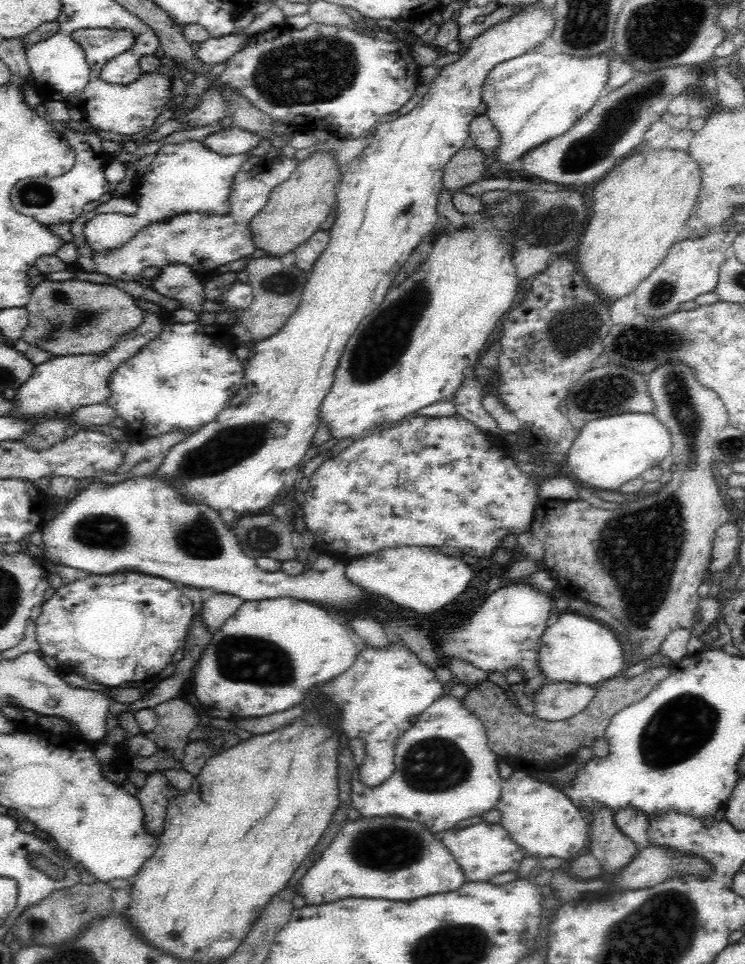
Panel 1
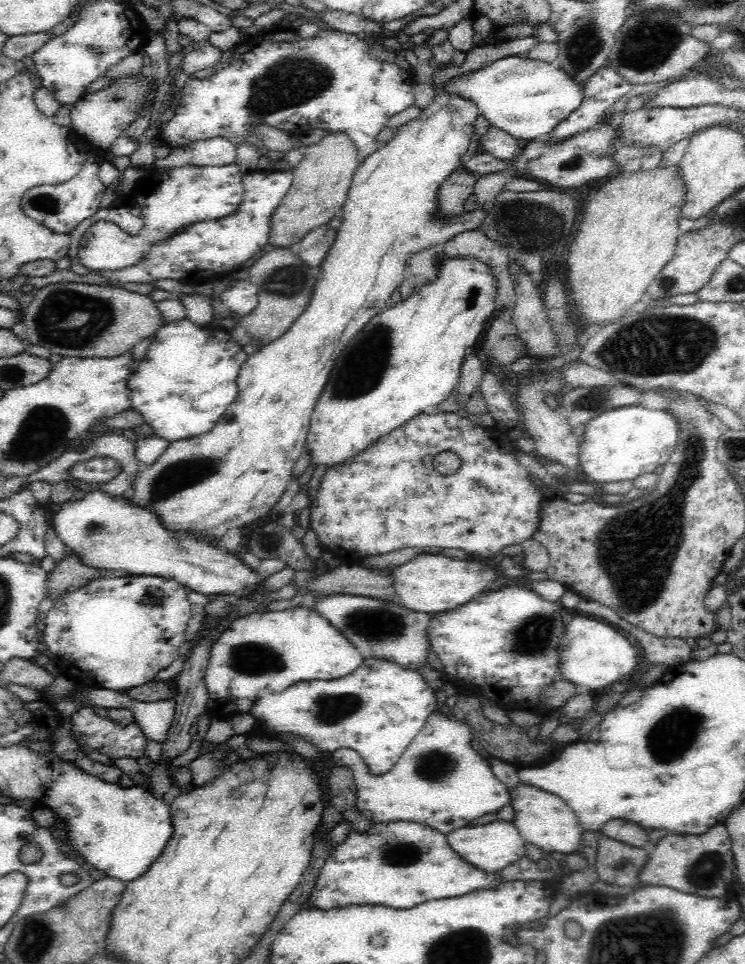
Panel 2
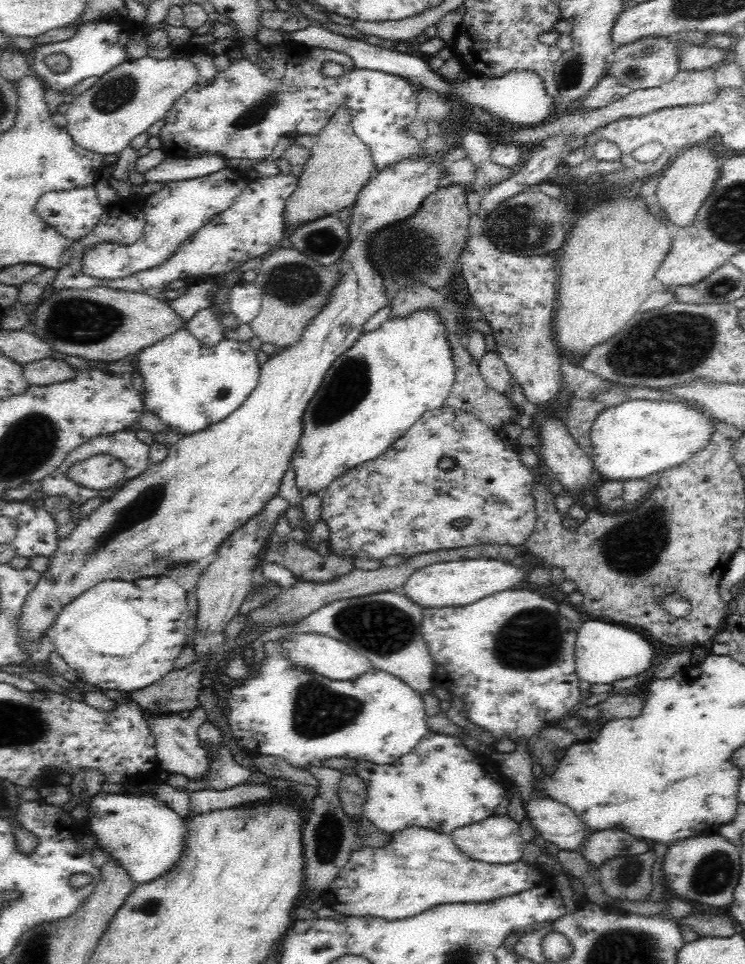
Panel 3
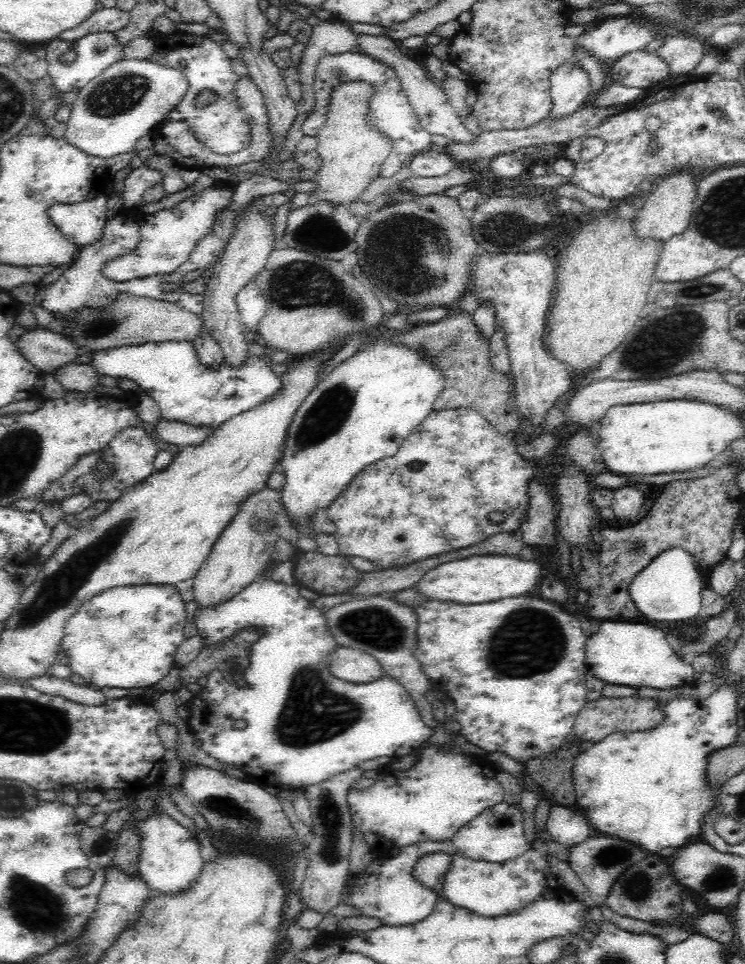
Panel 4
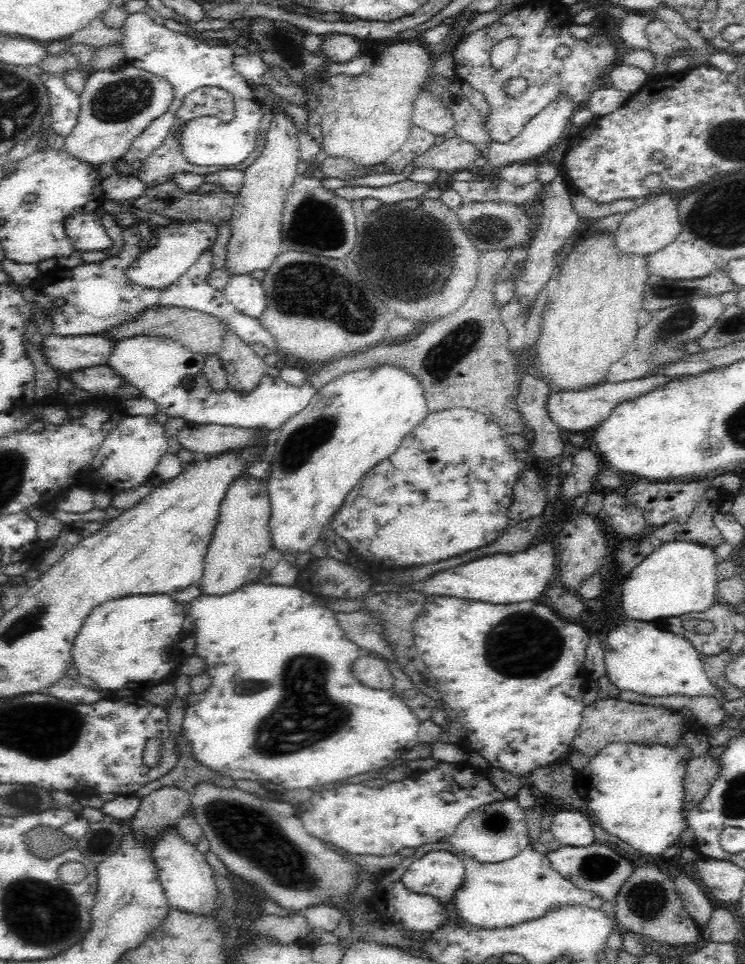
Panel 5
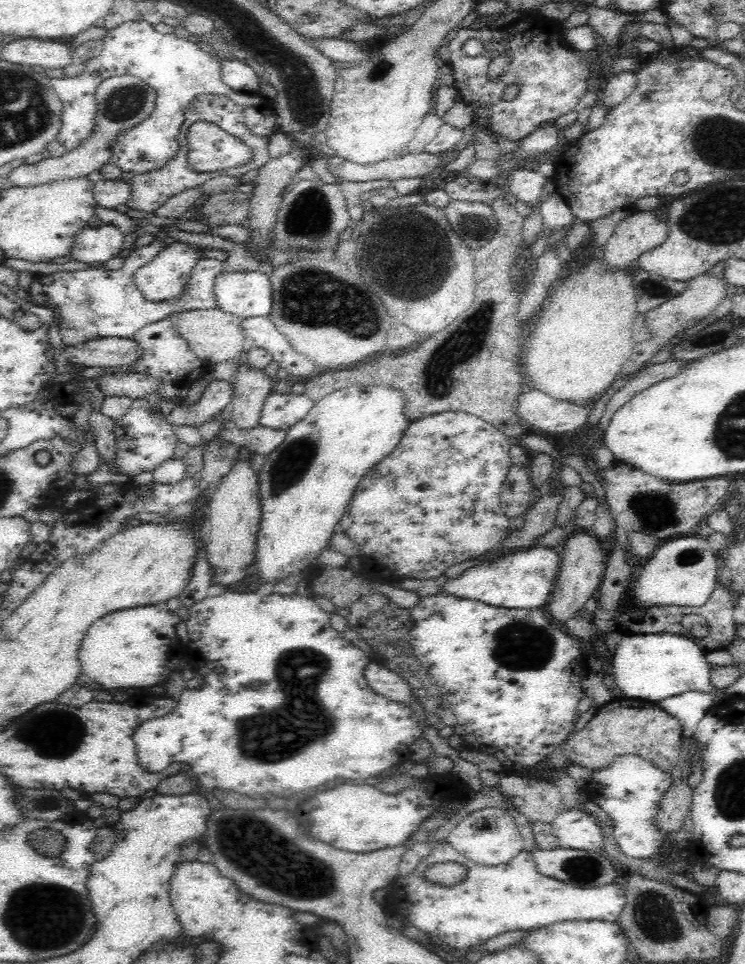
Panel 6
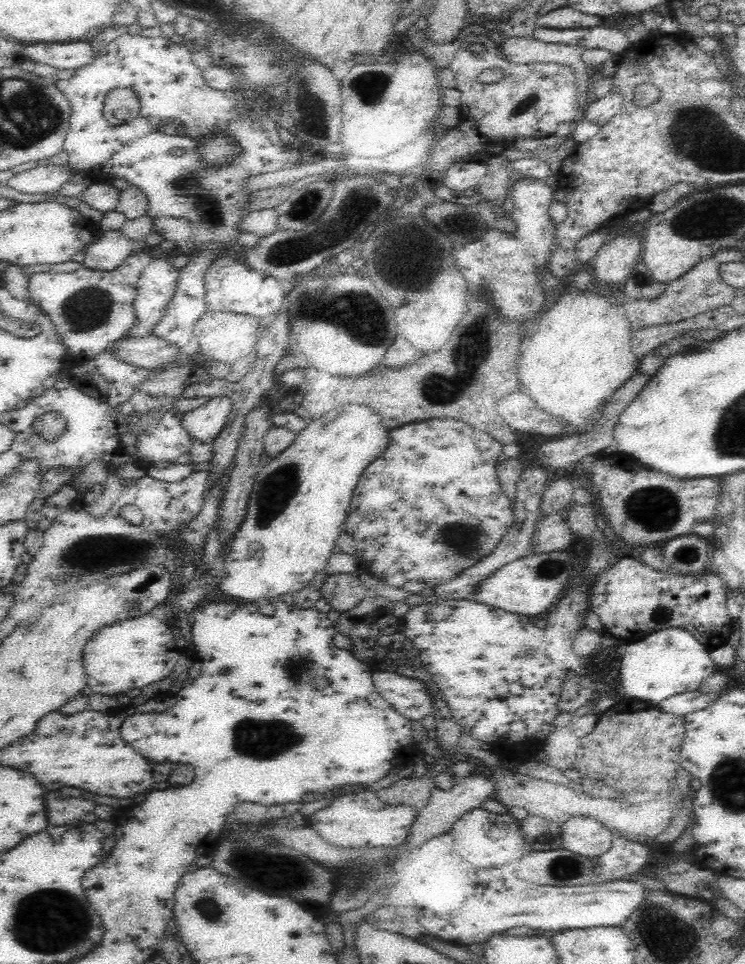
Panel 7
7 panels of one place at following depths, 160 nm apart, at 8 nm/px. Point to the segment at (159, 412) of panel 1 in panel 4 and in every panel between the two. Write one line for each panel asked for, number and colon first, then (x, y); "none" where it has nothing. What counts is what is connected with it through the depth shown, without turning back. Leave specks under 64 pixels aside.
2: (187, 380)
3: (189, 386)
4: (169, 372)

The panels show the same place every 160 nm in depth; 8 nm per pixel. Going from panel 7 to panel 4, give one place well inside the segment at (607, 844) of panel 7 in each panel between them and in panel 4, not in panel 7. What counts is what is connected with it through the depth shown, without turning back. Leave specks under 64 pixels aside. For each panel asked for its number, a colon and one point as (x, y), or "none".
4: (567, 826)
5: (570, 827)
6: (576, 830)

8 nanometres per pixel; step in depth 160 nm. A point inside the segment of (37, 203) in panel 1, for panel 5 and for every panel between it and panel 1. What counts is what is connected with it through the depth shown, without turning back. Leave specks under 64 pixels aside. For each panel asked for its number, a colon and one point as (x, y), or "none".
2: (61, 208)
3: (73, 213)
4: (83, 224)
5: (87, 233)

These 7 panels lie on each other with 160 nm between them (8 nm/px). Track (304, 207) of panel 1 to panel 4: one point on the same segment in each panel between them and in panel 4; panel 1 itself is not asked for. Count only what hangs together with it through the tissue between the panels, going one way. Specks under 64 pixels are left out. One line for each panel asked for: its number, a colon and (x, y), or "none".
2: (321, 181)
3: (340, 165)
4: (351, 150)

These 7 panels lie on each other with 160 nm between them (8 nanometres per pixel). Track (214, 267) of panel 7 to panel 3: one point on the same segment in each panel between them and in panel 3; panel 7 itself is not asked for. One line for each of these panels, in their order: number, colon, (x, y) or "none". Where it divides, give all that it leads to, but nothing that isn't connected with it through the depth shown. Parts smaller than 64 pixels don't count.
3: (245, 299)
4: (251, 304)
5: (247, 294)
6: (244, 294)

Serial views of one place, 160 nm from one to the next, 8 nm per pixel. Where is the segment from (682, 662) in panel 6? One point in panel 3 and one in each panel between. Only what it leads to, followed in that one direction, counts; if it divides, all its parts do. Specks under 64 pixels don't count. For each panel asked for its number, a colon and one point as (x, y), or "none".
3: (605, 652)
4: (621, 653)
5: (639, 657)

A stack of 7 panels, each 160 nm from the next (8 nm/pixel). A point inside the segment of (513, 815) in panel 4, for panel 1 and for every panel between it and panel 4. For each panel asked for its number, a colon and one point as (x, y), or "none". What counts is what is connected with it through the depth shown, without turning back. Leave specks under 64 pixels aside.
1: (483, 850)
2: (494, 846)
3: (496, 840)

